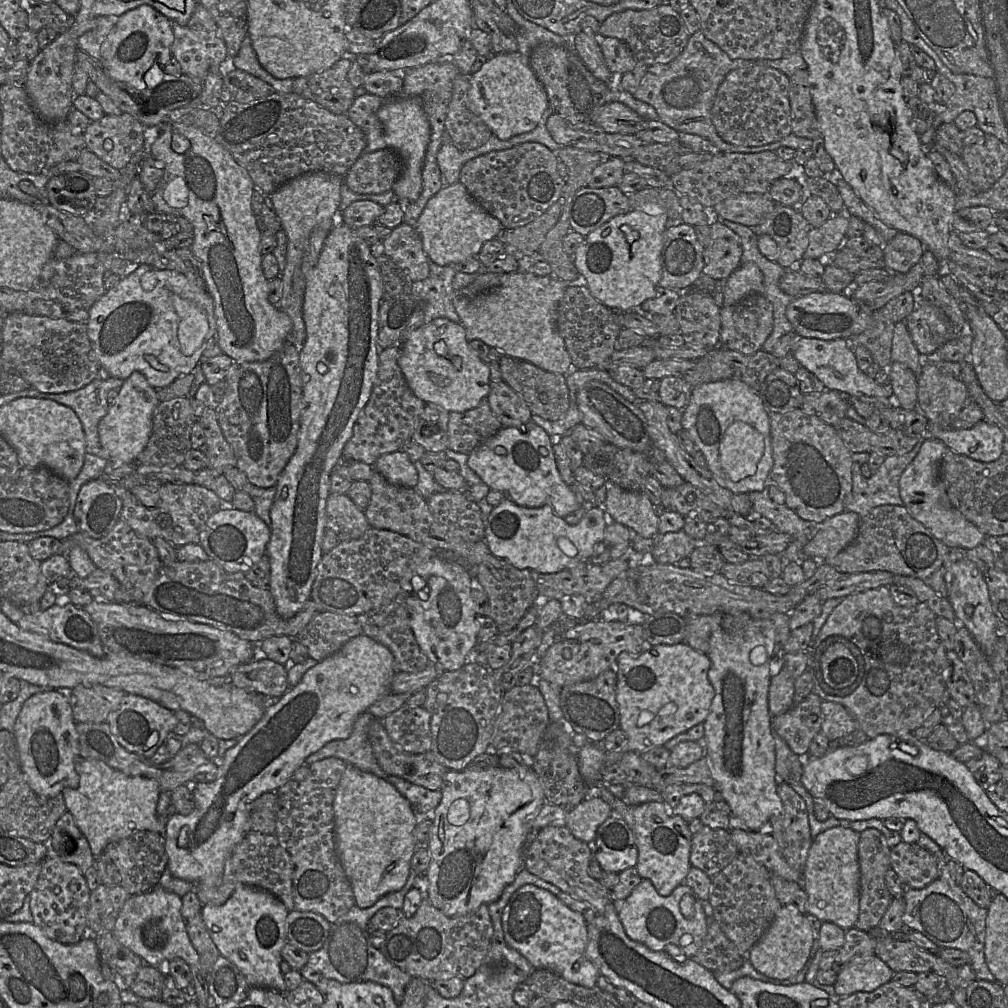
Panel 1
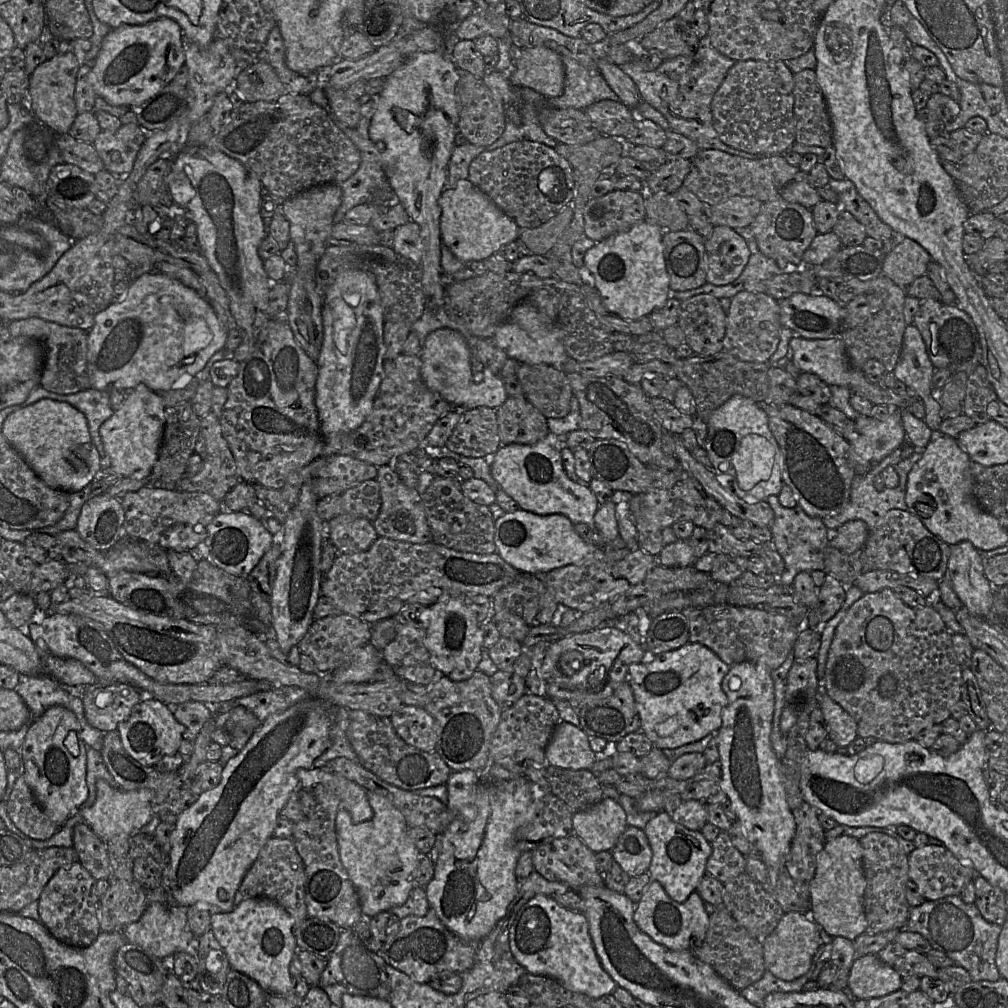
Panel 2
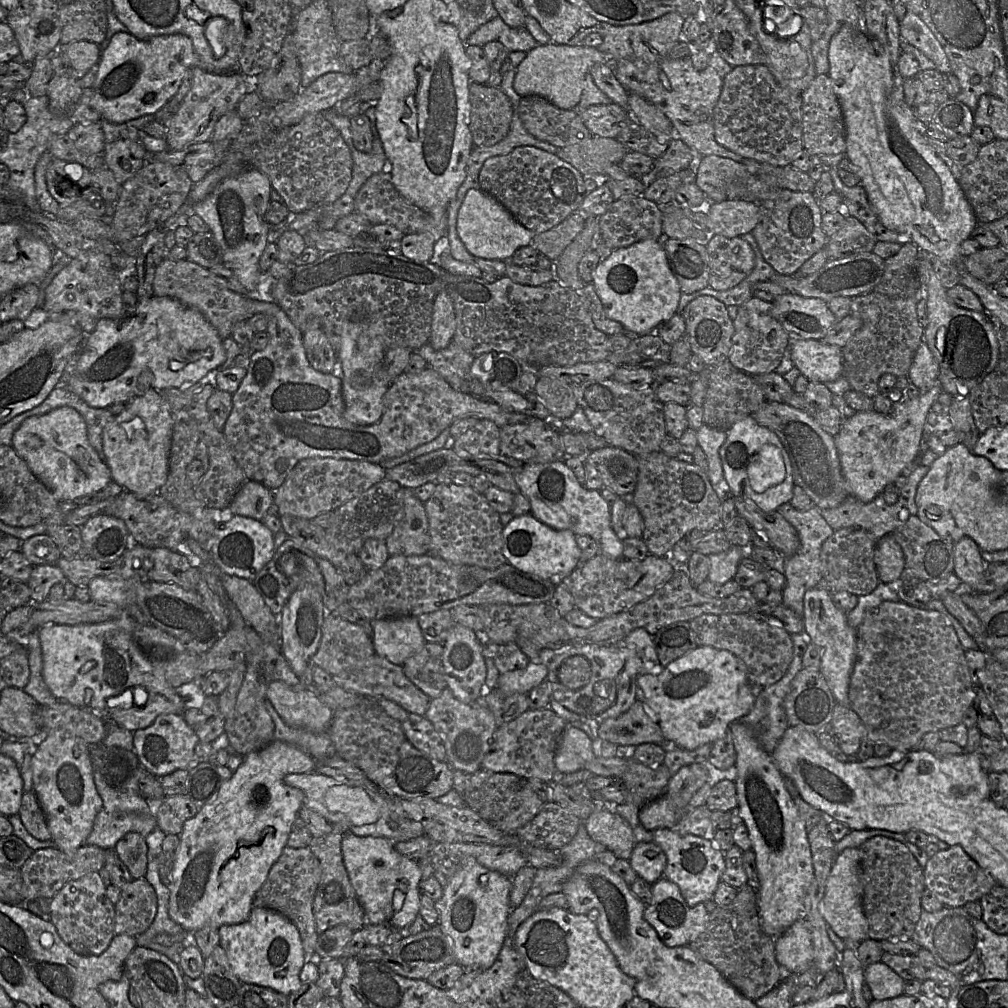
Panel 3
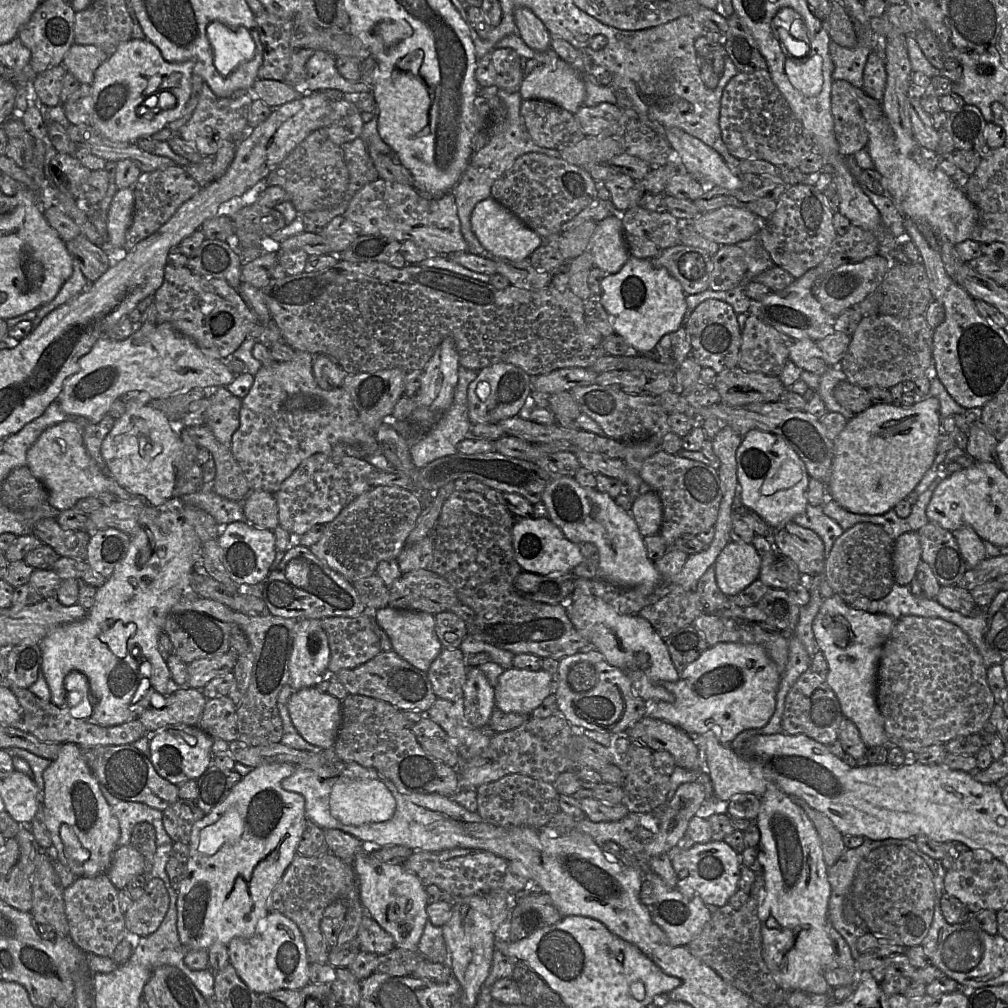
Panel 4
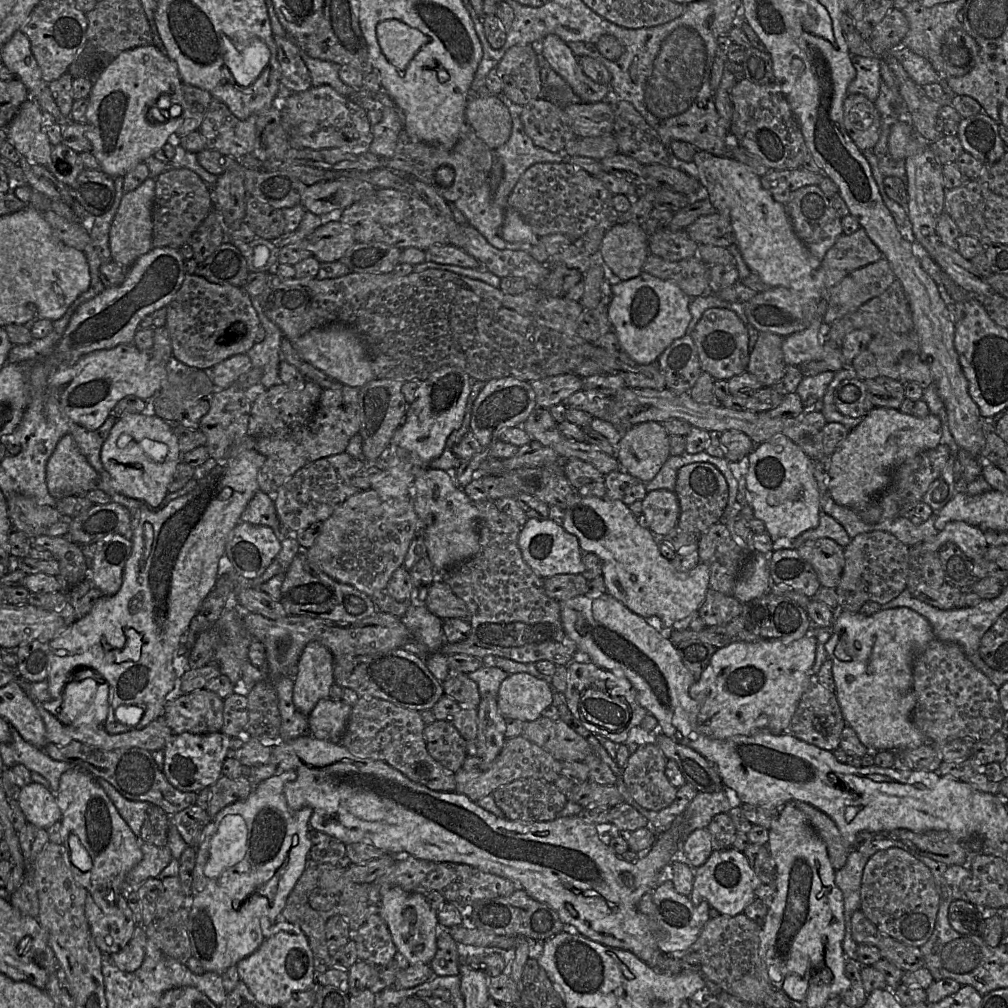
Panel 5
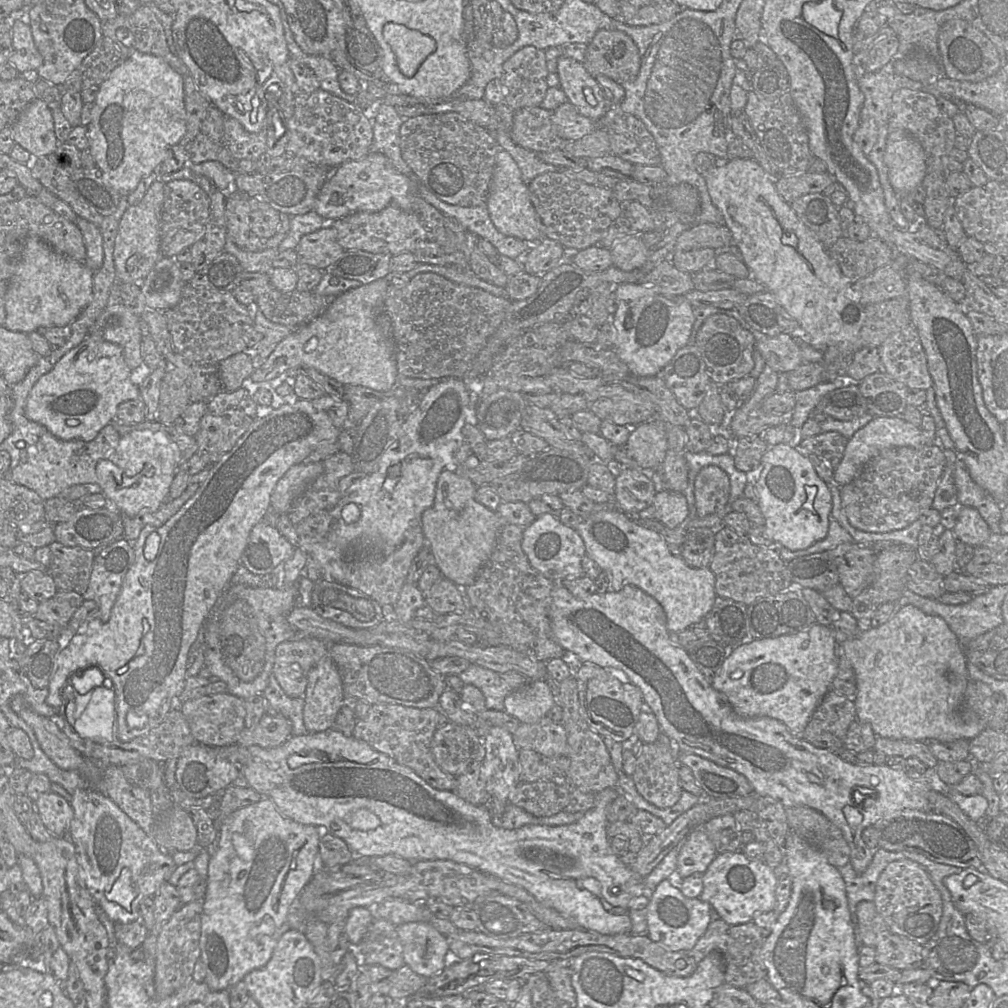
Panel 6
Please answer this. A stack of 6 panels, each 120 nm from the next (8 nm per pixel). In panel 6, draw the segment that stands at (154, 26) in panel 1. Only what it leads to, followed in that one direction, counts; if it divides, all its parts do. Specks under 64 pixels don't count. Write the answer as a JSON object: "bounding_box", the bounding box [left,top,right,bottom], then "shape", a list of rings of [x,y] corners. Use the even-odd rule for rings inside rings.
{"bounding_box":[88,53,187,196],"shape":[[[135,53],[111,71],[99,86],[88,125],[88,148],[101,177],[121,196],[132,193],[139,182],[158,171],[170,149],[179,144],[187,129],[183,77],[162,58]]]}

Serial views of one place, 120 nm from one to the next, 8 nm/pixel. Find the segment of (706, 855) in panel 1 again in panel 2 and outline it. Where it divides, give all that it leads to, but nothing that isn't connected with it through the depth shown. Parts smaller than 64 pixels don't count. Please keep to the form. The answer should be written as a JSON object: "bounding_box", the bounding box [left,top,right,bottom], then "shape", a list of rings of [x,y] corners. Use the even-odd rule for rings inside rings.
{"bounding_box":[706,832,745,884],"shape":[[[720,832],[711,843],[712,852],[706,863],[706,874],[725,884],[745,871],[745,856],[731,843],[727,832]]]}

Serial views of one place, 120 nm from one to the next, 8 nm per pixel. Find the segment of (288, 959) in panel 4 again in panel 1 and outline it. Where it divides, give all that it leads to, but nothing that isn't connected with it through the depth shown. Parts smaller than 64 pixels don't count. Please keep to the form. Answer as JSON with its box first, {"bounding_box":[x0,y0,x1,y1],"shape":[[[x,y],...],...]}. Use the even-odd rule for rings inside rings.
{"bounding_box":[201,885,287,991],"shape":[[[238,885],[222,905],[203,905],[201,916],[219,953],[244,975],[250,987],[287,991],[280,963],[281,950],[287,942],[285,905],[271,893],[248,885]]]}

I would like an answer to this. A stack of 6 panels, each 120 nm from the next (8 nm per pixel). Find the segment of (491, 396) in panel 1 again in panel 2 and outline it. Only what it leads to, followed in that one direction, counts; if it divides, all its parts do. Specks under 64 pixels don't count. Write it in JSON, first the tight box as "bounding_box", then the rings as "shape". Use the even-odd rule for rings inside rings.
{"bounding_box":[496,396,550,445],"shape":[[[509,396],[496,415],[501,445],[532,445],[550,433],[547,418],[526,398]]]}

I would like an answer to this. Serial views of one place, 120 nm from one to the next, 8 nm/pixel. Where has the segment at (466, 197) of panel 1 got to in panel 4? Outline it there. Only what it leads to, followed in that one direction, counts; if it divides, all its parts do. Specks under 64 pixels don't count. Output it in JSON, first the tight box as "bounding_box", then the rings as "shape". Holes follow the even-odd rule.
{"bounding_box":[471,197,543,261],"shape":[[[492,197],[480,201],[471,215],[471,228],[489,255],[512,261],[528,259],[543,244],[543,238],[524,225],[509,209]]]}

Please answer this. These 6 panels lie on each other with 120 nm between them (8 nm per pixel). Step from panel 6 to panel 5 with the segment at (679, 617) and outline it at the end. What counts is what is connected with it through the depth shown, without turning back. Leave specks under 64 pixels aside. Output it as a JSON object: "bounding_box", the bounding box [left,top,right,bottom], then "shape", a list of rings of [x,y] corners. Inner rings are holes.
{"bounding_box":[563,493,710,628],"shape":[[[577,493],[576,502],[565,509],[564,513],[563,528],[578,538],[583,553],[593,553],[599,557],[607,592],[632,612],[645,619],[652,616],[659,618],[663,628],[672,628],[675,622],[698,614],[709,589],[710,573],[706,564],[700,562],[688,572],[677,571],[671,561],[661,555],[659,543],[644,521],[637,519],[628,506],[619,500],[581,497]]]}

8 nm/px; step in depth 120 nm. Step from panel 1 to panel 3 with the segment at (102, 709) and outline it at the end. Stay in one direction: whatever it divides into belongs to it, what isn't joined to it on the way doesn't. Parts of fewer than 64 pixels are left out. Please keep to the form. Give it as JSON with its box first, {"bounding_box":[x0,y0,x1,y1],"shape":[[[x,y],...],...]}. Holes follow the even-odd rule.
{"bounding_box":[107,685,185,732],"shape":[[[142,685],[129,688],[133,695],[131,705],[126,709],[110,709],[107,704],[107,713],[118,726],[132,732],[147,728],[161,714],[182,713],[185,708],[185,699],[172,701],[159,694],[156,696],[147,692]]]}

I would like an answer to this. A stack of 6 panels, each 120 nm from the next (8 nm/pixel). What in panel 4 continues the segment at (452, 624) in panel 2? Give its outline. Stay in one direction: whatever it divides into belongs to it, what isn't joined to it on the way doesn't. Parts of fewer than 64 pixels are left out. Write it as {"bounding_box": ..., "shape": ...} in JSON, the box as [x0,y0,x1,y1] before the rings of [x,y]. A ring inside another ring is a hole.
{"bounding_box":[463,667,496,728],"shape":[[[468,667],[463,701],[467,720],[477,728],[488,727],[496,708],[495,688],[478,667]]]}

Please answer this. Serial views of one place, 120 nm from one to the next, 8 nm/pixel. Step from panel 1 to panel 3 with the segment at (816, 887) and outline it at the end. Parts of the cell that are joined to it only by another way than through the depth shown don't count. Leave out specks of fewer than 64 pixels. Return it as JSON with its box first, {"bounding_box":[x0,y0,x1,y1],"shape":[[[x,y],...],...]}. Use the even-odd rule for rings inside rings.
{"bounding_box":[819,848,869,952],"shape":[[[846,848],[835,857],[826,881],[823,899],[819,903],[819,910],[827,925],[844,941],[847,948],[855,952],[857,945],[869,938],[867,920],[862,907],[862,894],[860,850]]]}

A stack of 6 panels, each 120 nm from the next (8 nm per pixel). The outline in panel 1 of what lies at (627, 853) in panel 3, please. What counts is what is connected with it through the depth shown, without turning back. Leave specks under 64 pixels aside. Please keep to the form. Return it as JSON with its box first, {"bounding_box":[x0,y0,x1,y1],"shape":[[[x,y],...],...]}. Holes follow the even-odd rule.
{"bounding_box":[566,799,612,844],"shape":[[[585,799],[567,813],[566,827],[575,838],[589,844],[594,841],[599,826],[611,815],[612,809],[604,800]]]}

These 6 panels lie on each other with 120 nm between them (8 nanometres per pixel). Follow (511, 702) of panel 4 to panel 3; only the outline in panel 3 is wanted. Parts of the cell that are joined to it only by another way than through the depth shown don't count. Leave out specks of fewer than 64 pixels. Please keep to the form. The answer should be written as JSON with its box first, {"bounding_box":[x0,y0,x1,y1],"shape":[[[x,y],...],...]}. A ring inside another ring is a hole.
{"bounding_box":[498,663,547,695],"shape":[[[533,663],[524,668],[500,675],[498,689],[506,695],[529,694],[529,692],[547,679],[545,663]]]}

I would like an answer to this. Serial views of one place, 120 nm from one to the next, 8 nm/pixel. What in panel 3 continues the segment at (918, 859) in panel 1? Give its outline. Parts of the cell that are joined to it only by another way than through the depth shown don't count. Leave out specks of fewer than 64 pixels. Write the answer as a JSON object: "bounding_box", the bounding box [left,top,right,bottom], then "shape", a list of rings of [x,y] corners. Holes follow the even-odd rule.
{"bounding_box":[923,846,998,907],"shape":[[[950,846],[930,856],[923,867],[925,888],[945,907],[963,907],[968,902],[980,901],[998,885],[989,872],[981,868],[961,846]]]}

